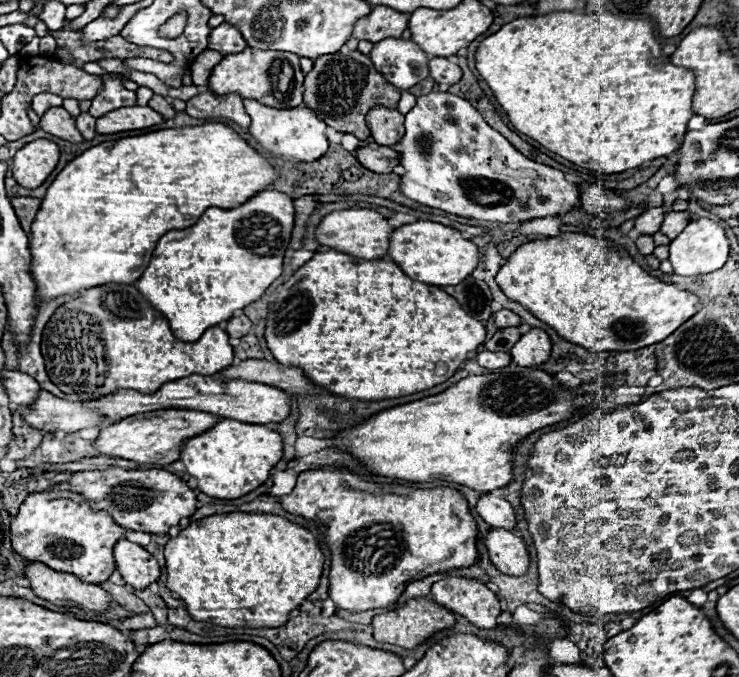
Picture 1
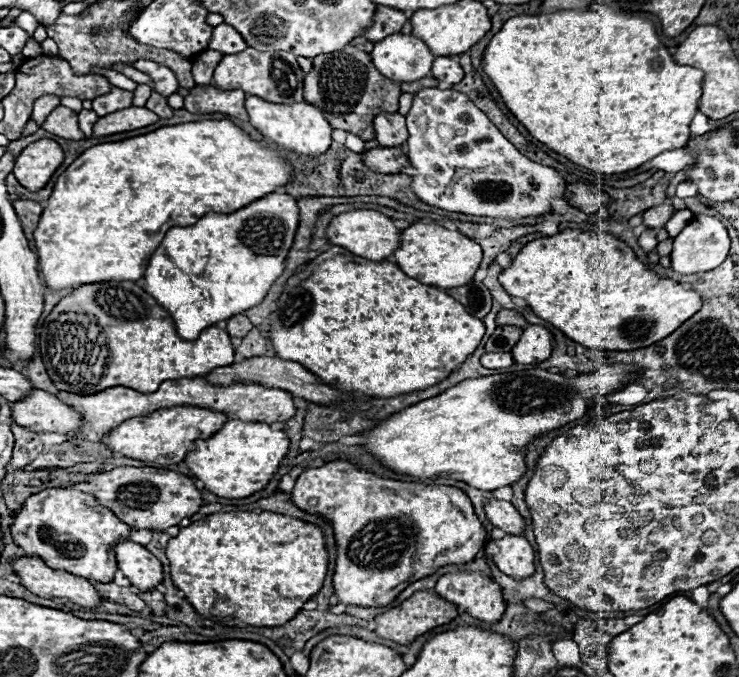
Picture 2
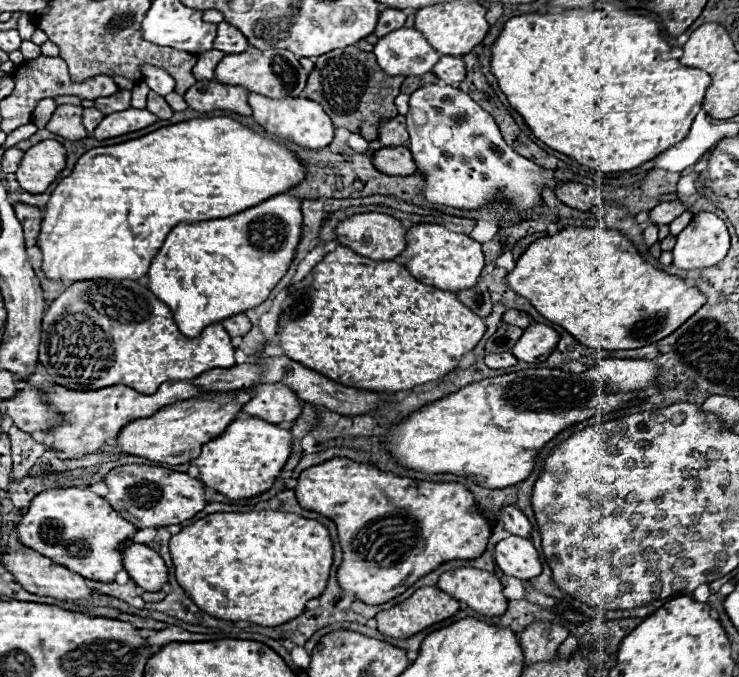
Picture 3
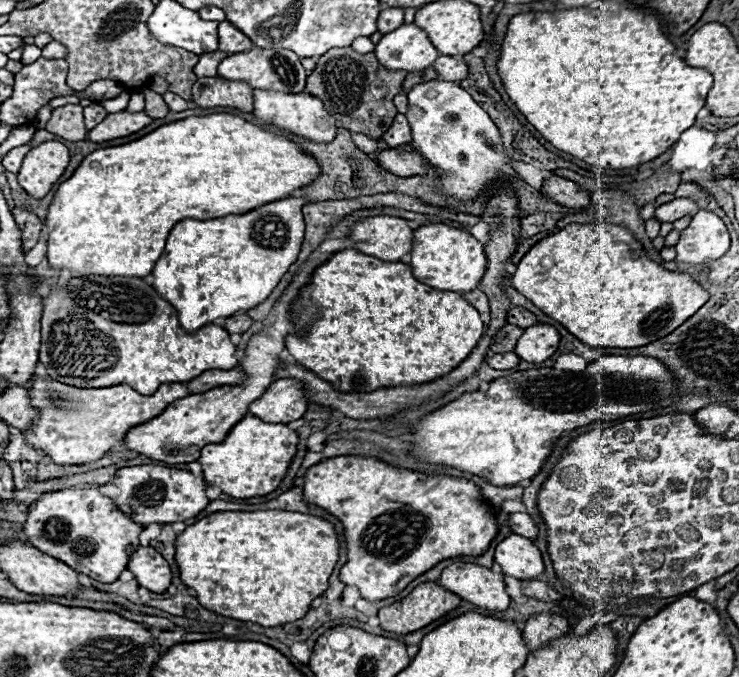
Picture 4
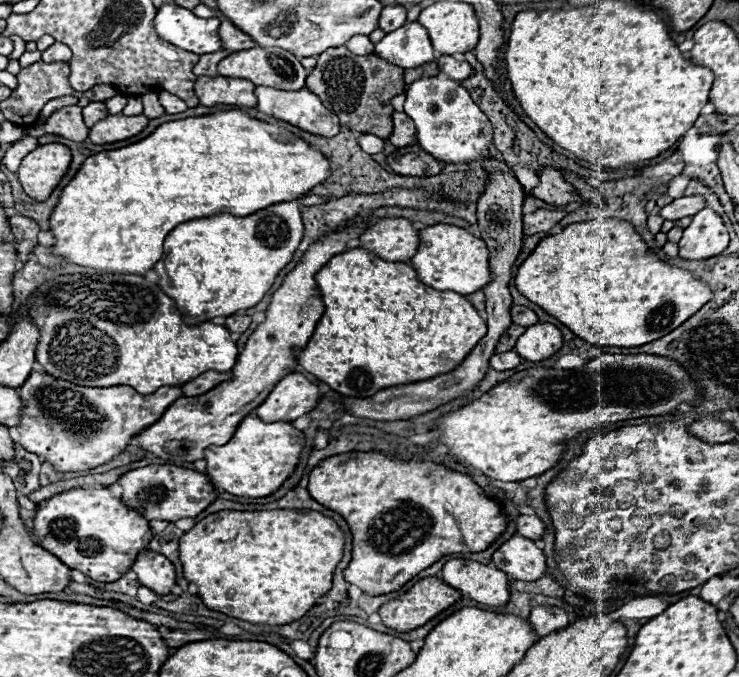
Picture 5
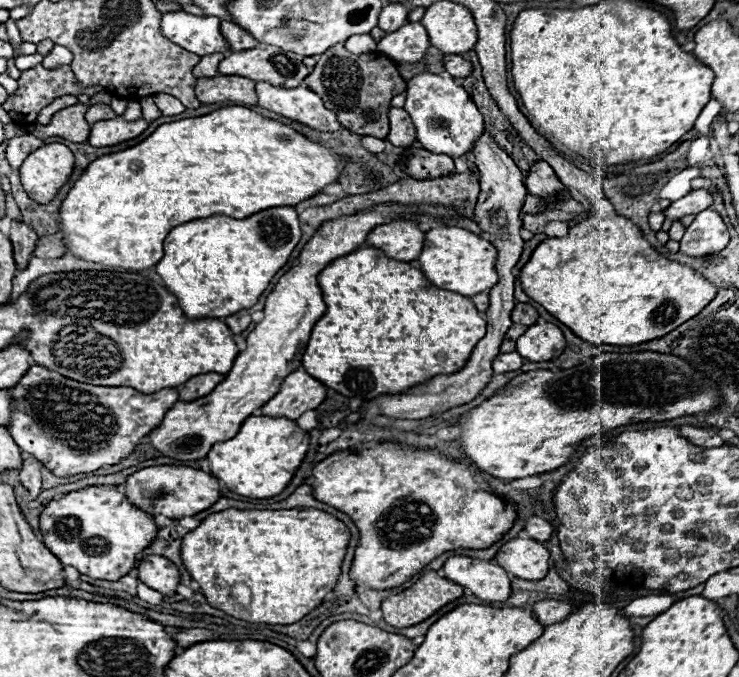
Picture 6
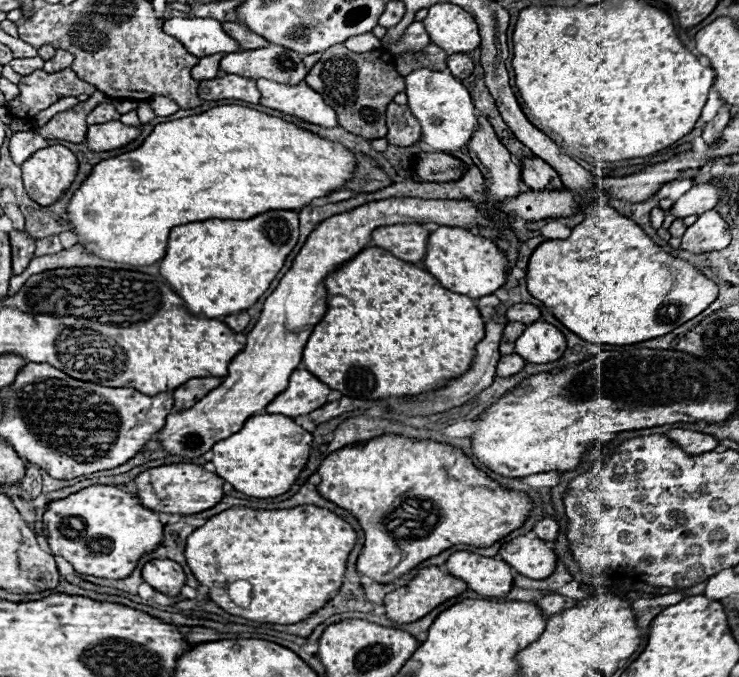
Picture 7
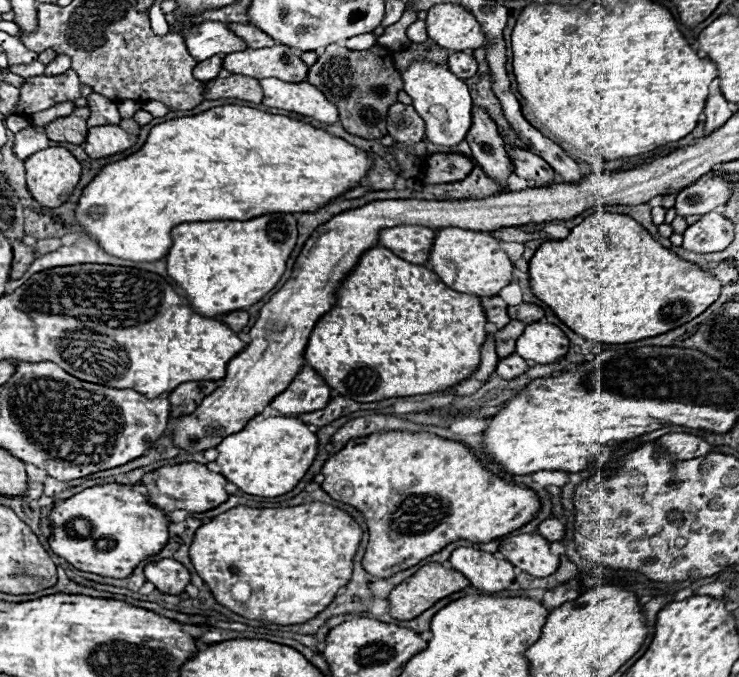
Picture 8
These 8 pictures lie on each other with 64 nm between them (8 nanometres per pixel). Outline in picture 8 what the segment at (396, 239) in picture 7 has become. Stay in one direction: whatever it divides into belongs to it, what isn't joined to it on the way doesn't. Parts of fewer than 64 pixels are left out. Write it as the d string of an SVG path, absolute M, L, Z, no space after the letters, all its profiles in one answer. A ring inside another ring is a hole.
M394 226L380 232L380 246L386 246L402 260L412 264L428 262L436 232L424 226Z

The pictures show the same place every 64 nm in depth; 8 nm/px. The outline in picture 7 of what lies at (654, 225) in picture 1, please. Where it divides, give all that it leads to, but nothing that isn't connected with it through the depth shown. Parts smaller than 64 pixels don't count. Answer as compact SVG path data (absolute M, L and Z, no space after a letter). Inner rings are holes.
M708 182L708 184L698 184L698 186L692 186L686 194L682 194L674 206L670 208L670 212L676 216L676 218L686 218L686 216L692 216L692 214L702 214L702 212L708 212L712 210L722 198L722 188L718 188L716 184Z

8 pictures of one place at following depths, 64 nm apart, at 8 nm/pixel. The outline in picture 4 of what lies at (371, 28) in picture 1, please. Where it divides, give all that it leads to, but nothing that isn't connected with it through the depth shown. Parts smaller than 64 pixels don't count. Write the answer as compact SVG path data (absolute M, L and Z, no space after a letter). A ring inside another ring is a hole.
M384 8L378 16L378 30L382 34L392 32L402 24L404 24L404 8Z

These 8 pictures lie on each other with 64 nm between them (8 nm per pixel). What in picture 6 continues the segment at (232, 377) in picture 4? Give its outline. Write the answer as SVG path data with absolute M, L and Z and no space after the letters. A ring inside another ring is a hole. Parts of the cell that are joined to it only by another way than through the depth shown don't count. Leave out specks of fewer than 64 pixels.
M200 374L200 376L194 376L190 378L184 386L178 388L178 400L182 402L192 402L192 400L198 400L202 396L206 396L208 392L212 392L212 388L216 384L220 384L224 380L222 374Z

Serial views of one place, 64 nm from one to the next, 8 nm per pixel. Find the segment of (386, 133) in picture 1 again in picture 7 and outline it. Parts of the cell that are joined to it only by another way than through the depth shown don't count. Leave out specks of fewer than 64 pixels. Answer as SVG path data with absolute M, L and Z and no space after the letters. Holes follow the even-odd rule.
M400 104L388 106L388 142L396 146L412 146L420 140L420 124L416 116L410 112L410 108Z

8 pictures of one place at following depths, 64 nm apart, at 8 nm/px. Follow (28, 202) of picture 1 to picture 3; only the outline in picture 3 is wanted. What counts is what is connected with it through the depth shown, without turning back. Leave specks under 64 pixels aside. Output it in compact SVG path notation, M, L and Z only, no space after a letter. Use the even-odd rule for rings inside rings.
M14 204L14 212L16 212L18 220L22 222L26 246L28 248L36 246L36 240L38 240L38 234L40 234L42 212L36 206L28 206L28 204Z

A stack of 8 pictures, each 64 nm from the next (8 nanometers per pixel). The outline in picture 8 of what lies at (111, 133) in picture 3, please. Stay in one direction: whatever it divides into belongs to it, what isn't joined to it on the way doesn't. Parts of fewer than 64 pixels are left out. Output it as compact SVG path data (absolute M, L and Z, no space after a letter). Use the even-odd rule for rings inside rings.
M98 126L90 128L84 150L90 158L110 158L114 154L122 154L124 150L136 144L136 136L124 132L120 126Z

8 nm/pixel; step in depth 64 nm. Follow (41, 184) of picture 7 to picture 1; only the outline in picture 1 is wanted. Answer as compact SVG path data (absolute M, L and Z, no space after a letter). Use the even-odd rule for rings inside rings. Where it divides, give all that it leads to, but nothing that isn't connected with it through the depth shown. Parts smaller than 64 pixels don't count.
M40 138L20 148L12 160L12 176L24 188L38 188L60 160L58 144Z

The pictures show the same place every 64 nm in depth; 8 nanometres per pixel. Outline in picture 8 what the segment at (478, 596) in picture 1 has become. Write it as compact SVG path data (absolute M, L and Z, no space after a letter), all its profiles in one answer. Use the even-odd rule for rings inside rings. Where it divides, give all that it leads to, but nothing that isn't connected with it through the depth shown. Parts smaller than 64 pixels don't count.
M456 548L450 556L454 570L468 576L470 584L482 592L502 592L514 582L514 566L506 558L476 548Z

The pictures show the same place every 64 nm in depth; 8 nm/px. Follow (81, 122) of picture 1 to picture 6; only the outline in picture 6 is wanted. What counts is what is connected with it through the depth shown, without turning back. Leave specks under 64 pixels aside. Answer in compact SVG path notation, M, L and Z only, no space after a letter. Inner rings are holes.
M96 104L92 106L88 112L86 112L86 122L88 124L94 124L98 120L110 120L116 112L108 106L108 104Z

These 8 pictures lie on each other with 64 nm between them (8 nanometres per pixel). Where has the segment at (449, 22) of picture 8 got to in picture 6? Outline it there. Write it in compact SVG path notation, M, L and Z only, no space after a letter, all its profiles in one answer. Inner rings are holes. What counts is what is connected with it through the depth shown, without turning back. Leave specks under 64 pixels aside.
M432 4L426 8L426 14L420 22L428 32L432 46L442 50L444 54L470 52L478 42L474 18L462 4Z

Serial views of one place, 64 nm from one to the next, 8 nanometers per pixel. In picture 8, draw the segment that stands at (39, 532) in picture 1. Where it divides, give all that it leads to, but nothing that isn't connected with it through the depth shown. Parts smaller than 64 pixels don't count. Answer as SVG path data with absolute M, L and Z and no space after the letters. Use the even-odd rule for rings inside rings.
M102 484L86 488L68 500L62 500L50 512L52 536L50 548L66 558L74 568L108 578L126 578L148 556L158 554L168 540L168 524L164 510L126 484ZM84 518L92 524L90 536L80 536L72 528L72 520Z

